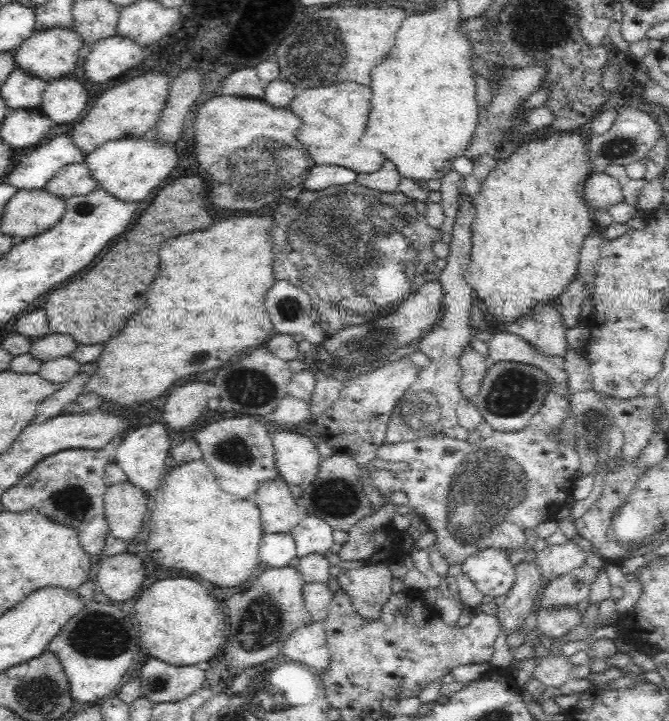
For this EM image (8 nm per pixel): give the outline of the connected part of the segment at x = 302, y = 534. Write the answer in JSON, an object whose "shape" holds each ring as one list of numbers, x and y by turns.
{"shape":[[302,514,300,522,291,528,292,537,296,541,296,552,299,558,304,558,318,552,325,555,334,546,334,529,328,521,314,515]]}

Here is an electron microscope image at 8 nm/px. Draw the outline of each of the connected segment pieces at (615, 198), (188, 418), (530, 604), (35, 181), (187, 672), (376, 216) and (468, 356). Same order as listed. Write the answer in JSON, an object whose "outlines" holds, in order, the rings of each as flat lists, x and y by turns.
{"outlines":[[[605,171,590,174,582,185,582,195,591,212,597,210,595,208,608,211,612,205,624,201,620,181]],[[206,382,186,384,165,395,166,402,162,406,162,412,169,430,170,428,178,430,192,424,206,410,209,401,206,386,208,386]],[[520,562,515,568,515,584,510,593,505,597,504,605,498,607,497,618,500,620,503,630,515,631,524,625,524,620,528,614,537,607,538,598,546,584,543,573,538,564,534,562]],[[58,134,56,138,47,138,41,144,42,146,30,151,29,154,21,158,19,165,6,176,4,182,17,186,18,190,23,188,44,188,59,168,86,160,85,153,75,146,74,139,70,137,70,134]],[[150,658,142,666,141,675,143,696,153,704,178,702,203,687,204,670,196,665,176,666]],[[358,181,319,191,304,190,296,199,280,199,271,229,274,276,290,281,311,296,325,336,342,325,359,325,374,316,383,317,420,290,427,271,433,267,434,242,443,234,424,223,426,203,408,198,398,190,372,190]],[[470,342,461,350,461,354,460,390,462,391,462,397,472,399,480,390,485,369,489,367,490,363,480,356]]]}

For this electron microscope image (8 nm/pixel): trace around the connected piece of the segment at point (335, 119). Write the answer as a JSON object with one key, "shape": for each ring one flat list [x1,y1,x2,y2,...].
{"shape":[[345,81,332,86,307,89,292,100,288,109,296,117,302,116,297,140,308,148,311,156,314,154,316,164,336,164,336,166,352,168,359,173,376,172,382,168,382,164,386,162,386,156,380,152,376,152,374,158,368,160,368,164,358,164,358,162,364,162,368,152,362,146,362,138,368,125,370,98,372,98,372,88]]}

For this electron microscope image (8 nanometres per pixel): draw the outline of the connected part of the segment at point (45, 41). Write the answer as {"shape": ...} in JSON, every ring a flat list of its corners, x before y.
{"shape":[[71,24,55,26,35,31,16,49,14,59,16,59,16,66,20,69,30,71,34,76,50,82,64,78,74,71,82,48,84,48,84,39,78,35,78,31]]}

